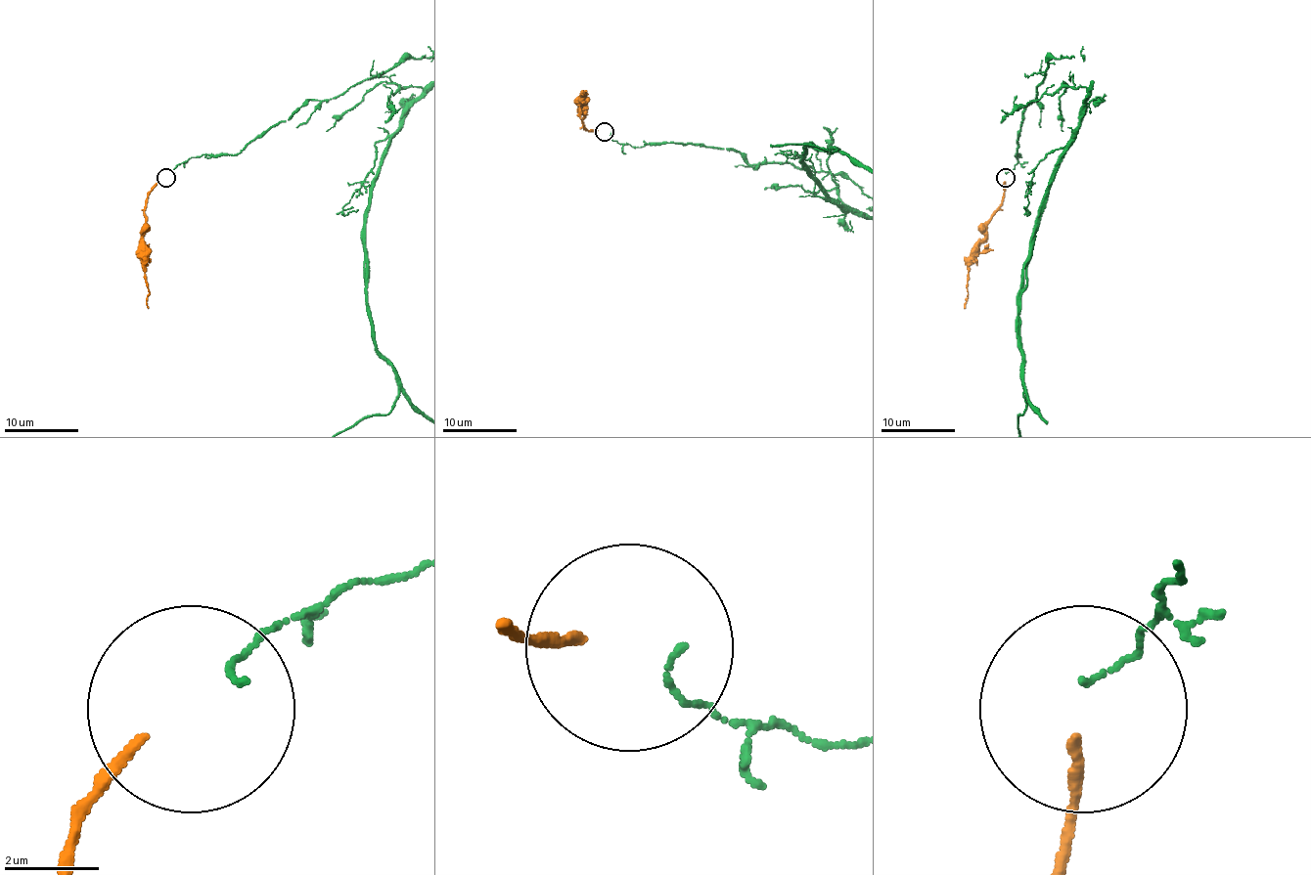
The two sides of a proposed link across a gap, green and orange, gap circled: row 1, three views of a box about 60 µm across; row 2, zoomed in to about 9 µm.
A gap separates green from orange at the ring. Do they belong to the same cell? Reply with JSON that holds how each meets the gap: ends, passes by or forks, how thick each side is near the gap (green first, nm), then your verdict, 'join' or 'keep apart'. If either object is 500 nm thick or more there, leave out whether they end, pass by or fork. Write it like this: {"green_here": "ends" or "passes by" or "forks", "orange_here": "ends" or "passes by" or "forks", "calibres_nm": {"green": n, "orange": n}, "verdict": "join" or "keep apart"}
{"green_here": "ends", "orange_here": "ends", "calibres_nm": {"green": 130, "orange": 200}, "verdict": "keep apart"}

